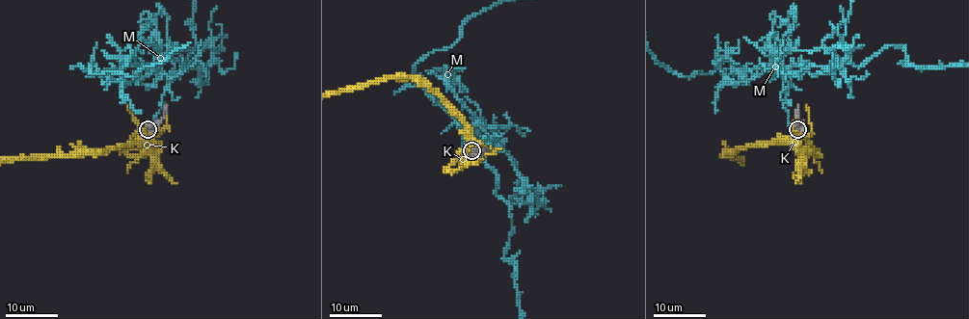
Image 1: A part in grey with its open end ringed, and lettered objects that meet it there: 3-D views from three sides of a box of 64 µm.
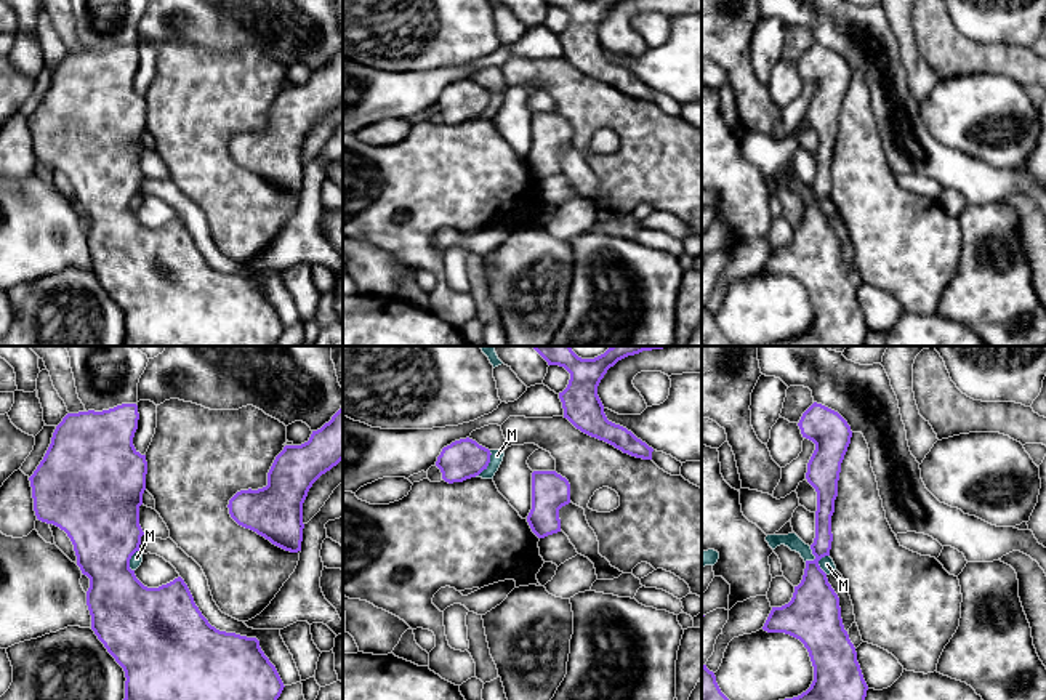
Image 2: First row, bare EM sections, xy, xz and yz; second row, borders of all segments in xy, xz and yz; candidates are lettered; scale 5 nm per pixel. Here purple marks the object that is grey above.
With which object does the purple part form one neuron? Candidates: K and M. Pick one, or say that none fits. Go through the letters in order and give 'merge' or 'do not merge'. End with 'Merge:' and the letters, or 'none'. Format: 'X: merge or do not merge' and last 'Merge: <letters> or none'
K: merge
M: do not merge
Merge: K

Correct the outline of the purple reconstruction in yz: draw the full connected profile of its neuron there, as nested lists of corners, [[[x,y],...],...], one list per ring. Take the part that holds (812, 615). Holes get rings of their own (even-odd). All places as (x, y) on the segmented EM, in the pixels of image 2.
[[[817,402],[803,413],[798,426],[803,437],[815,444],[806,473],[817,492],[815,538],[811,545],[815,559],[806,561],[803,580],[795,586],[791,601],[772,607],[762,630],[799,639],[814,666],[811,687],[785,700],[865,700],[868,686],[843,625],[839,597],[819,565],[822,557],[830,556],[831,516],[852,431],[838,412]]]

